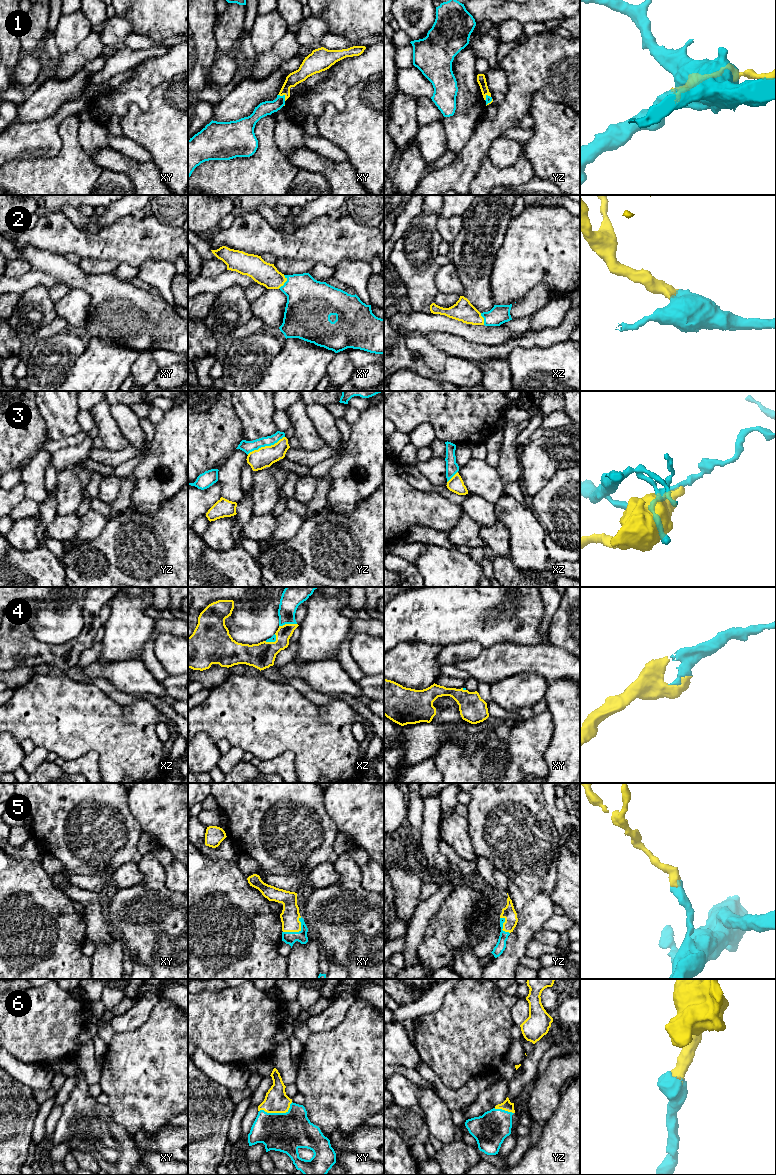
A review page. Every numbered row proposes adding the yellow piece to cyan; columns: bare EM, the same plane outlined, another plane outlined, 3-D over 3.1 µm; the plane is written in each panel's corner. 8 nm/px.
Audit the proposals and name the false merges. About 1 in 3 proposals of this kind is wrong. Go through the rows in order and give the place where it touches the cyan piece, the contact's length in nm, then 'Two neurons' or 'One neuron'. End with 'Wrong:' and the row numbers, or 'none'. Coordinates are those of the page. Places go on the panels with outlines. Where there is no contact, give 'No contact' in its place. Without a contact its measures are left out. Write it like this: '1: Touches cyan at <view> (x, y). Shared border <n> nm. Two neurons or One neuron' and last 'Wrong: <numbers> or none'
1: Touches cyan at xy (283, 95). Shared border 80 nm. One neuron
2: Touches cyan at xy (285, 282). Shared border 120 nm. One neuron
3: Touches cyan at yz (265, 445). Shared border 340 nm. Two neurons
4: Touches cyan at xz (287, 623). Shared border 150 nm. One neuron
5: Touches cyan at xy (297, 932). Shared border 200 nm. One neuron
6: Touches cyan at xy (277, 1113). Shared border 280 nm. One neuron
Wrong: 3

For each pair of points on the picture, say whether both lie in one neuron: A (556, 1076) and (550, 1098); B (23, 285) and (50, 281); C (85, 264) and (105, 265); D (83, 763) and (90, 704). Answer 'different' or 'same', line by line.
A: same
B: same
C: same
D: different

